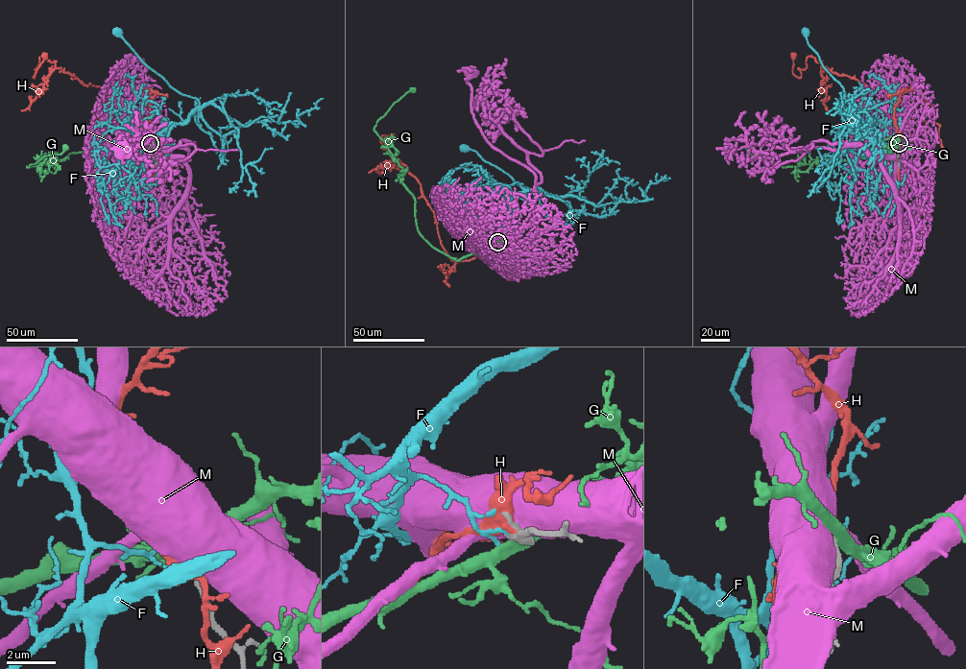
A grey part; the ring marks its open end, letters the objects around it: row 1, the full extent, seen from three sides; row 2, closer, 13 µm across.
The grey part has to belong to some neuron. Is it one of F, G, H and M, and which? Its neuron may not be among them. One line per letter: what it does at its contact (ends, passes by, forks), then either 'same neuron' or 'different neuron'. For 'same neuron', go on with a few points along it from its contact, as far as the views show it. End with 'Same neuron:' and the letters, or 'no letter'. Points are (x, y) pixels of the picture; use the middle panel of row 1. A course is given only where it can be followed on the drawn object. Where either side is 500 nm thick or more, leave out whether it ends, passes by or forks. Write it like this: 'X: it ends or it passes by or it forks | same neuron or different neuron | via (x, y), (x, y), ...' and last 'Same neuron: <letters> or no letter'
F: different neuron
G: different neuron
H: different neuron
M: different neuron
Same neuron: no letter

